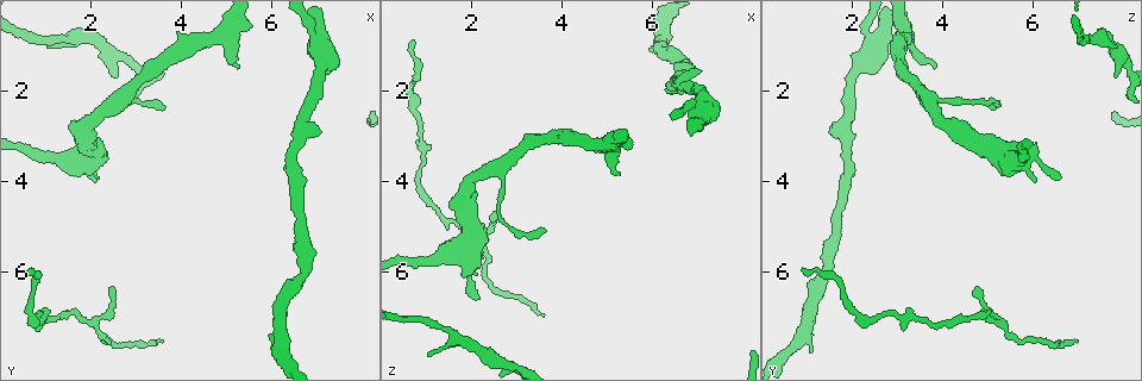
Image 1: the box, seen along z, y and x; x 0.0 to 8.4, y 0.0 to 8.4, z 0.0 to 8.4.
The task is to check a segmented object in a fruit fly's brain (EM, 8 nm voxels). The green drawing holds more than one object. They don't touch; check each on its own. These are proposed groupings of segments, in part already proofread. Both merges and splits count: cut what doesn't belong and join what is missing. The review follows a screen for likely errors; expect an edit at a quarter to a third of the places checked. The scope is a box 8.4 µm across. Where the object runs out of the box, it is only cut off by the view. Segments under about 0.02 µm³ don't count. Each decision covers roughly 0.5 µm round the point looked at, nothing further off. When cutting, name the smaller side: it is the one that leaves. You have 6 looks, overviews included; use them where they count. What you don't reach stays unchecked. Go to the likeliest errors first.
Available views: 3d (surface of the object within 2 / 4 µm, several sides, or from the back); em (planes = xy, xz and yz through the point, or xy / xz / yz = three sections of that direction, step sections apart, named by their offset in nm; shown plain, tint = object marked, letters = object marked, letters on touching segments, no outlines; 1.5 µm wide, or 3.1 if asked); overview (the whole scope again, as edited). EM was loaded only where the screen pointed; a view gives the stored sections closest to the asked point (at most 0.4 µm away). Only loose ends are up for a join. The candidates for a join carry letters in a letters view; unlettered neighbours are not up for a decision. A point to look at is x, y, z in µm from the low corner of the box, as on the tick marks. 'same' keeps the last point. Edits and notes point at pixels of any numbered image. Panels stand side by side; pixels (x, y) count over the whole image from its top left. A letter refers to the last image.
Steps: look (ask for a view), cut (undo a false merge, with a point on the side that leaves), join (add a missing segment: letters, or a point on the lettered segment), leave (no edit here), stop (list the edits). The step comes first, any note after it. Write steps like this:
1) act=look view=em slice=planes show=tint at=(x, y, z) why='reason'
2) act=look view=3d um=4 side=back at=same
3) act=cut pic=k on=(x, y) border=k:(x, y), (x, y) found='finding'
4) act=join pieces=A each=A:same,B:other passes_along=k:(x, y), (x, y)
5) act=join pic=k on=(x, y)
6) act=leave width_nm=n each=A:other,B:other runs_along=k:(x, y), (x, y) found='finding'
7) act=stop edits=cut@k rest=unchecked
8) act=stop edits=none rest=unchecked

act=look view=em slice=planes show=letters at=(7.05, 2.95, 1.55) why='an open end'

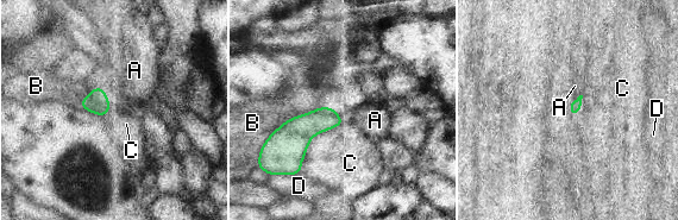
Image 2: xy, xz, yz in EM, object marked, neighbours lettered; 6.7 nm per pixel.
act=leave each=A:other,B:other,C:other,D:other found='none of them fits'

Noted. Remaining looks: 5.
act=look view=3d um=4 at=(3.55, 7.45, 7.00) why='free end'

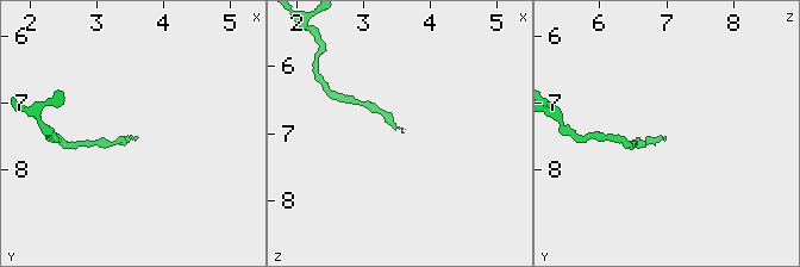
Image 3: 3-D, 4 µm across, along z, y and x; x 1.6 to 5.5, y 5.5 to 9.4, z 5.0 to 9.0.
act=look view=em slice=xy step=4 show=letters at=(3.55, 7.55, 6.95) why='shape alone is not enough'

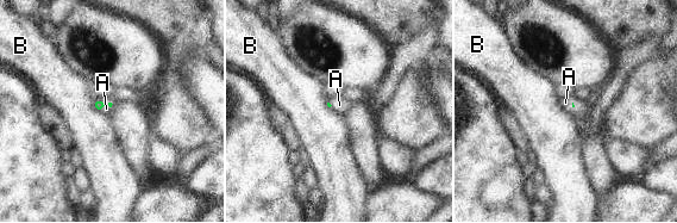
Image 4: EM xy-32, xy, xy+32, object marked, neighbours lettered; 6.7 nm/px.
act=look view=em slice=planes show=letters at=same

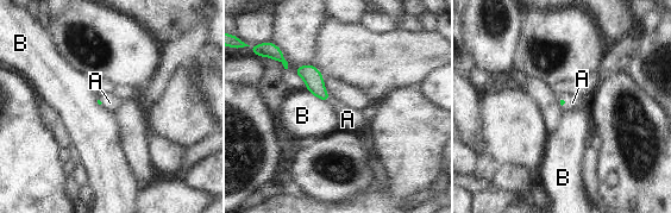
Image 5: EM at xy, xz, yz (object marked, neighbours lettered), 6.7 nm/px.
act=join pieces=A longest_contact=B:160nm each=A:same,B:other passes_along=5:(312, 76), (328, 99), (347, 119) found='the cell continues'

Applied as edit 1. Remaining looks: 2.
act=stop edits=join@5 rest=unchecked

